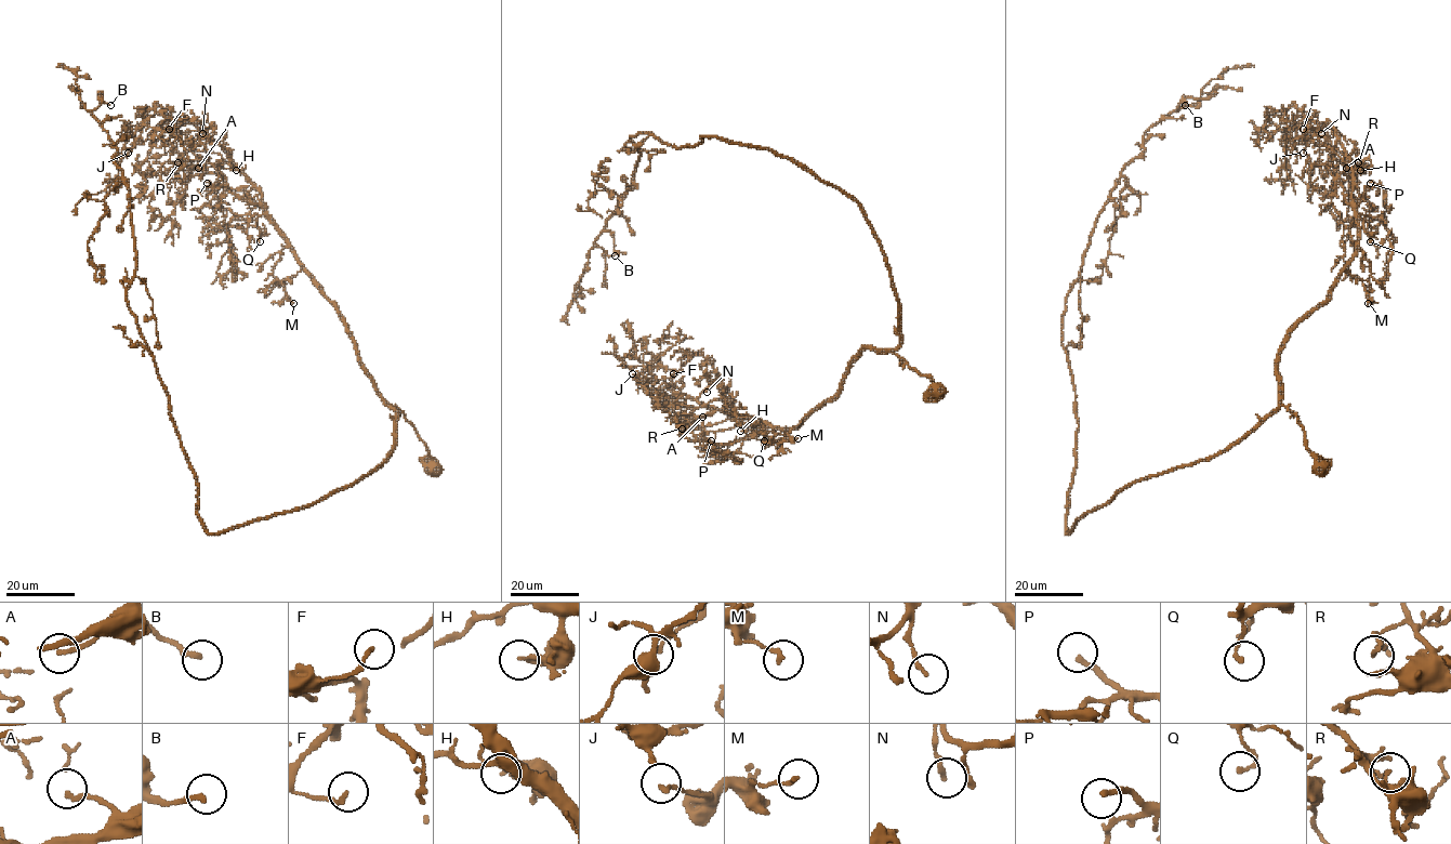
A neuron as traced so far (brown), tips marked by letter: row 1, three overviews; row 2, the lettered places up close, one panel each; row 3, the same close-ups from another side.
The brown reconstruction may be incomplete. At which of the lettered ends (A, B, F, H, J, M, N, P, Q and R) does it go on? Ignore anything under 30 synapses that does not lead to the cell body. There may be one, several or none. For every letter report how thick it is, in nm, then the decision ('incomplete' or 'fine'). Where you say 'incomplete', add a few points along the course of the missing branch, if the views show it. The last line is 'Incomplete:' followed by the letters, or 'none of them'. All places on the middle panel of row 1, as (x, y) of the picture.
A: calibre 160 nm; fine
B: calibre 220 nm; fine
F: calibre 150 nm; fine
H: calibre 200 nm; fine
J: calibre 110 nm; fine
M: calibre 150 nm; fine
N: calibre 170 nm; fine
P: calibre 190 nm; incomplete; course (711, 440), (694, 429), (684, 430)
Q: calibre 140 nm; fine
R: calibre 130 nm; fine
Incomplete: P

